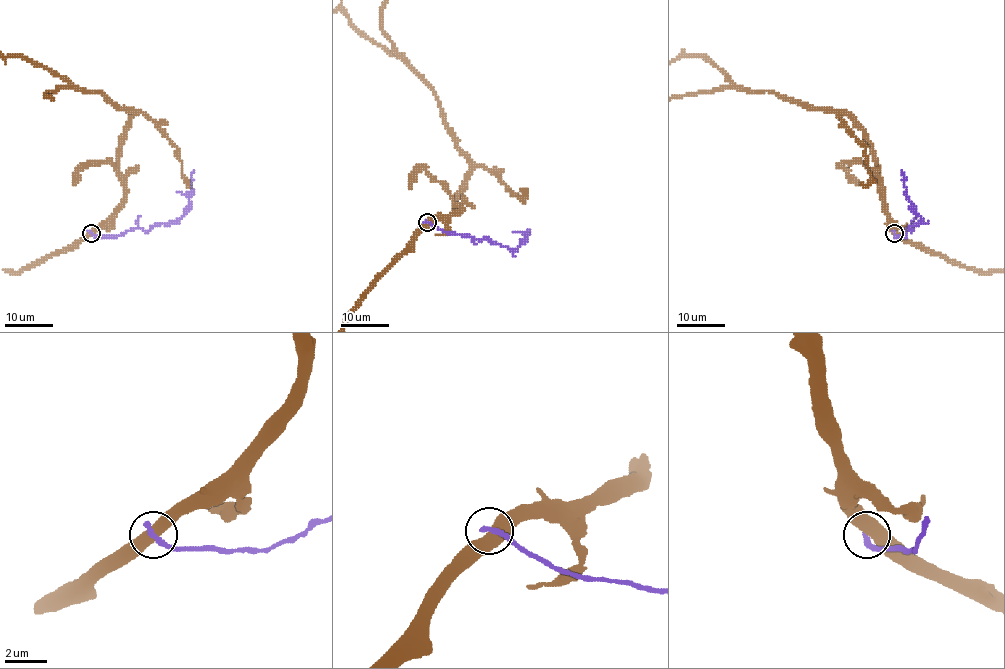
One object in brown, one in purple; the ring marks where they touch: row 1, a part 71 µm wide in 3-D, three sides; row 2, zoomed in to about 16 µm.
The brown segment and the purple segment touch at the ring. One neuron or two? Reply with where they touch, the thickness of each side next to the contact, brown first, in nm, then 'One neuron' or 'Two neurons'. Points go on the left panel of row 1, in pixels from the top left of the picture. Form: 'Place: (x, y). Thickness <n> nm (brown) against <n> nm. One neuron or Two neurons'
Place: (91, 233). Thickness 550 nm (brown) against 300 nm. Two neurons

